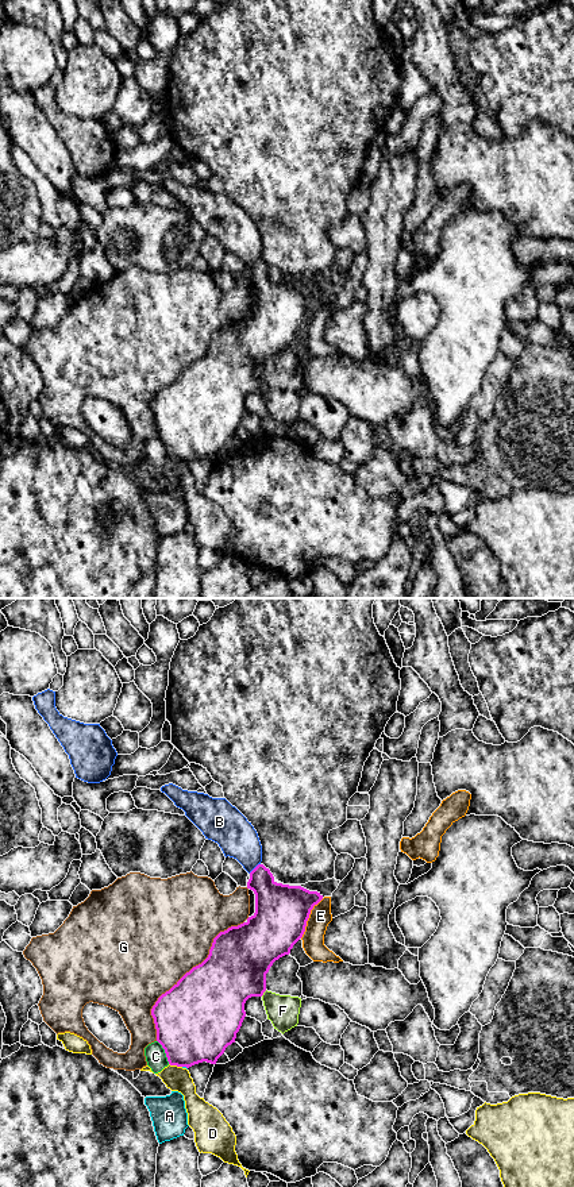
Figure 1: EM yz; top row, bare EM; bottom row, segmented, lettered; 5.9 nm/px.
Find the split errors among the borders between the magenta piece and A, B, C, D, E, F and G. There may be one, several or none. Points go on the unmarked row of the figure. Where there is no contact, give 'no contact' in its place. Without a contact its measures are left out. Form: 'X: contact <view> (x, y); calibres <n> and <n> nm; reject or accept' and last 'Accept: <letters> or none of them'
A: contact yz (185, 461); calibres 440 and 20 nm; reject
B: contact yz (255, 262); calibres 260 and 240 nm; reject
C: contact yz (165, 447); calibres 480 and 120 nm; reject
D: contact yz (176, 459); calibres 440 and 140 nm; reject
E: contact yz (308, 312); calibres 320 and 130 nm; reject
F: contact yz (264, 386); calibres 380 and 190 nm; reject
G: contact yz (187, 367); calibres 460 and 500 nm; reject
Accept: none of them

